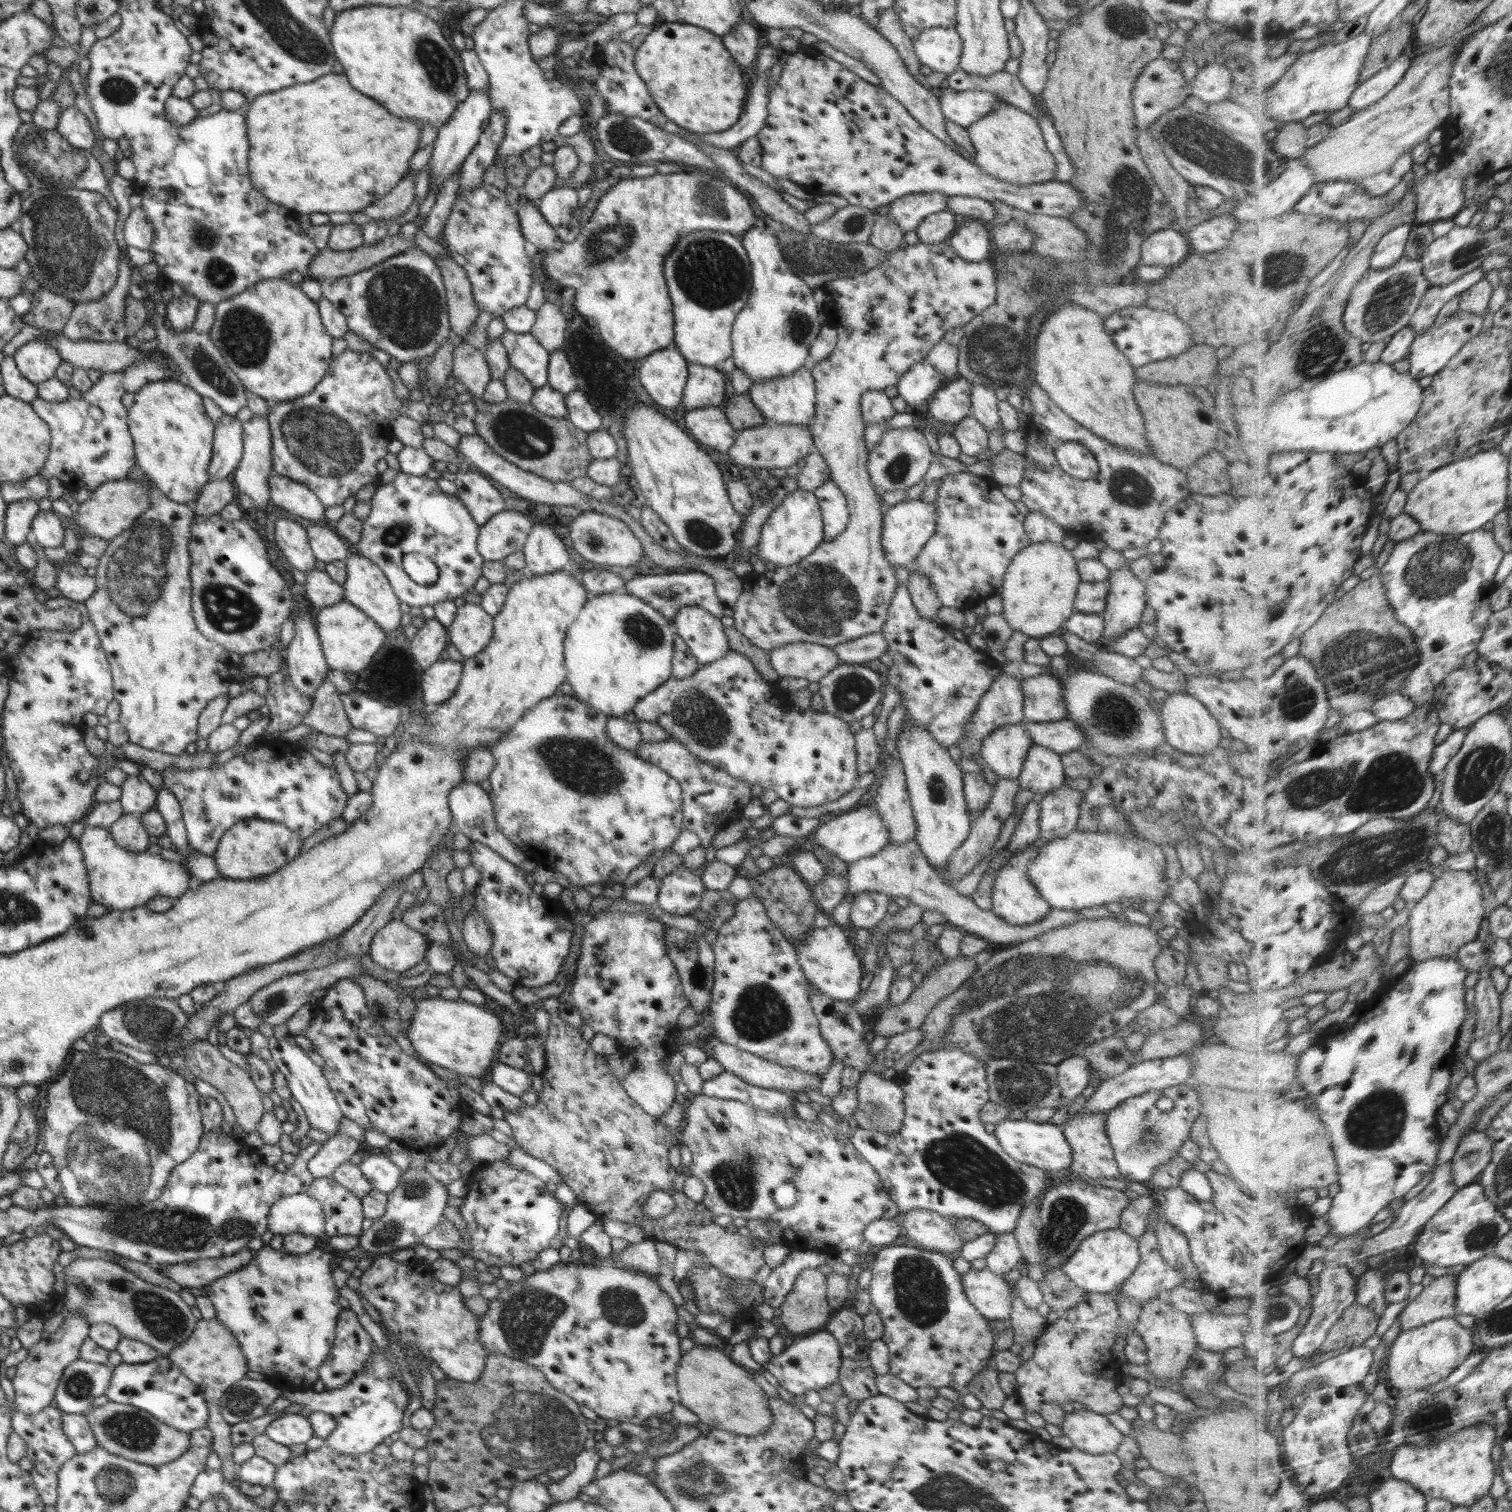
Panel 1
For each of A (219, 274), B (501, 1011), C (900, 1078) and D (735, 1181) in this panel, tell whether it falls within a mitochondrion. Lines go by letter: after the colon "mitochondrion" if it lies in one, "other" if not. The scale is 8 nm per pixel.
A: mitochondrion
B: other
C: other
D: mitochondrion

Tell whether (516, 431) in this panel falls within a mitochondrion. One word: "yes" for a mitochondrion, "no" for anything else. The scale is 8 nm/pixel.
yes

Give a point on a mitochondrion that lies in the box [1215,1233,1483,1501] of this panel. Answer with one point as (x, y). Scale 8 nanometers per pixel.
(1427, 1419)

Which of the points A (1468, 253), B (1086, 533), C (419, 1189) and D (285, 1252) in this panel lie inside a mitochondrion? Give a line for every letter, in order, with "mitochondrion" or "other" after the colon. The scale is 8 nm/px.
A: mitochondrion
B: other
C: mitochondrion
D: other

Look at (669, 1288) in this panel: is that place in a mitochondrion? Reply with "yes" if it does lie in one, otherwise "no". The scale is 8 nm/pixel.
no

